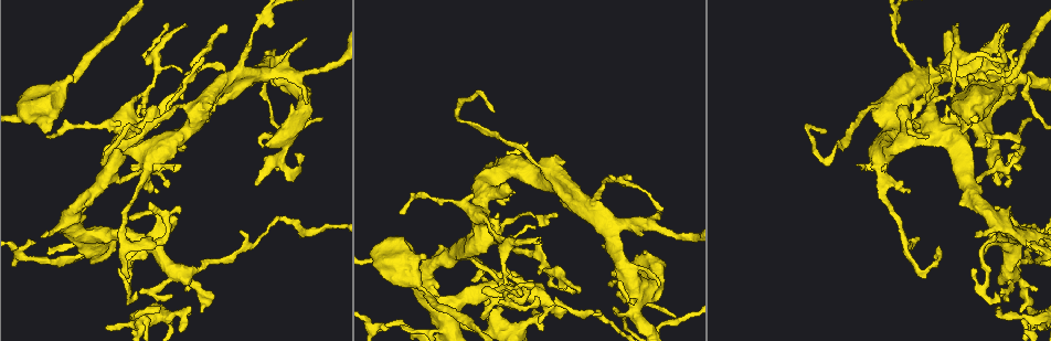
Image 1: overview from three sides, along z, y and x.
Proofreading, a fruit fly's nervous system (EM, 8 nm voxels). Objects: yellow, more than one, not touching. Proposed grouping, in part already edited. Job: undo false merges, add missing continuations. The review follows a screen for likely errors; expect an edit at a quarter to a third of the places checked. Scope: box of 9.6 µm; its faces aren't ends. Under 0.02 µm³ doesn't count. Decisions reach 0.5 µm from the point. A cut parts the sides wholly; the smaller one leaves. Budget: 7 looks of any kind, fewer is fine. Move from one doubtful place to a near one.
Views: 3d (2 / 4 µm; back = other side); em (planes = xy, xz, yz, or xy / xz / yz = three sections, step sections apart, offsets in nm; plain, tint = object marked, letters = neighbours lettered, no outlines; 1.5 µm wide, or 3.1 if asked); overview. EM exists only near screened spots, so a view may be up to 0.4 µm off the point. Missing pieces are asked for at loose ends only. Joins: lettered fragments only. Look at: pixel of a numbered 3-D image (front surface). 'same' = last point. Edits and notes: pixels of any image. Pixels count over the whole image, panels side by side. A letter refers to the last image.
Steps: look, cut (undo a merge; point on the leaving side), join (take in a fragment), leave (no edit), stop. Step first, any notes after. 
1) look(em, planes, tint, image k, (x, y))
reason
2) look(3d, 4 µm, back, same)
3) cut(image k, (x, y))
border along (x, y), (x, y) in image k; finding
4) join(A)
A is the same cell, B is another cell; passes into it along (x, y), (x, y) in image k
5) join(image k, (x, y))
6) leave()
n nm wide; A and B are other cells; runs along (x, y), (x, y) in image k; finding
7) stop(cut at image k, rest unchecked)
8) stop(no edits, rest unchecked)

look(3d, 2 µm, image 1, (457, 115))
abrupt turn

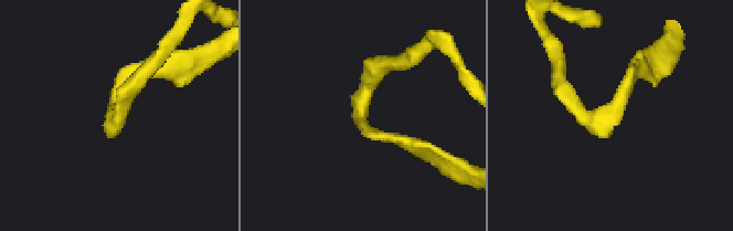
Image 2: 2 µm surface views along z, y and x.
look(em, xy, step 8, tint, image 2, (608, 111))
shape alone is not enough

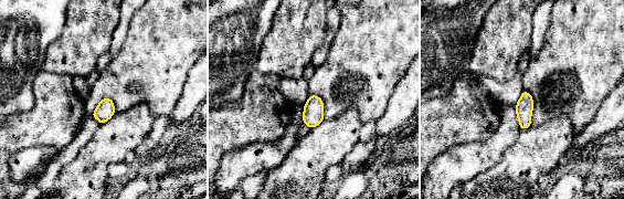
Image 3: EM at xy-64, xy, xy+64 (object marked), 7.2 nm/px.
look(em, xy, step 8, letters, same)

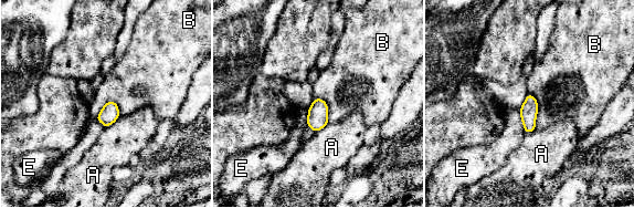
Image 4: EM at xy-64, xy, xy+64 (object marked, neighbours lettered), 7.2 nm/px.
leave()
A, B and E are other cells; continuous, no second neuron

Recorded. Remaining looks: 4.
look(3d, 4 µm, image 1, (509, 200))
branch stops here

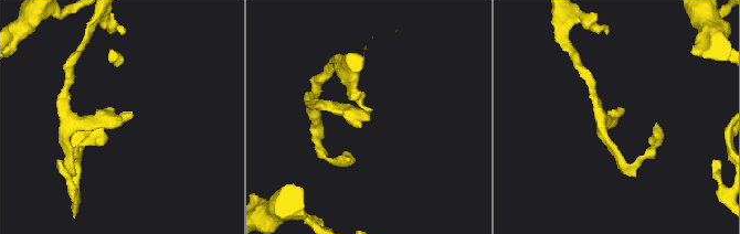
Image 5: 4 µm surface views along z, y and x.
look(em, yz, step 4, letters, image 5, (367, 120))
shape alone is not enough

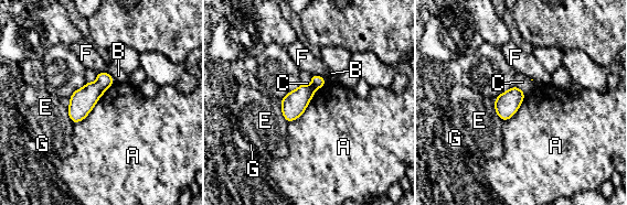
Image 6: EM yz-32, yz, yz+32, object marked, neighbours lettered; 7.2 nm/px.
leave()
A, B, C, E, F and G are other cells; border along (516, 85), (524, 95) in image 6; no lettered fragment goes on from it

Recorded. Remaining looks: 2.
look(3d, 2 µm, image 1, (129, 218))
thin end

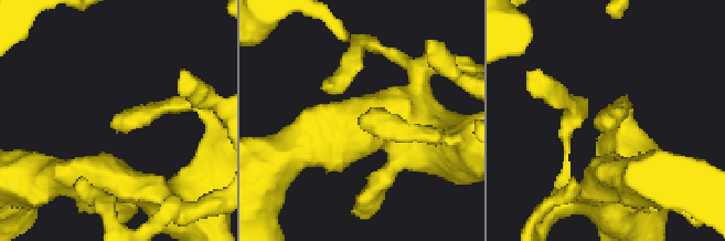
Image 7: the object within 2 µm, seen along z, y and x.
look(em, planes, letters, image 7, (113, 128))
shape alone is not enough

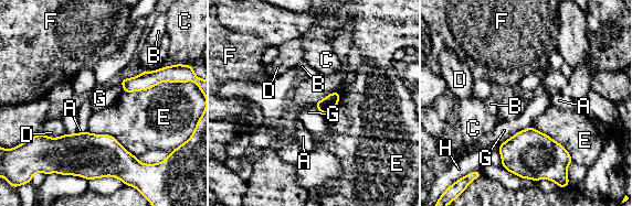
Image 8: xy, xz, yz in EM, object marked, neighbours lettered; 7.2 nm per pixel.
leave()
A, B, C, D, E, F, G and H are other cells; border along (530, 126), (517, 131), (499, 145) in image 8; no lettered fragment goes on from it

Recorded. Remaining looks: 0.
stop(no edits, rest unchecked)

